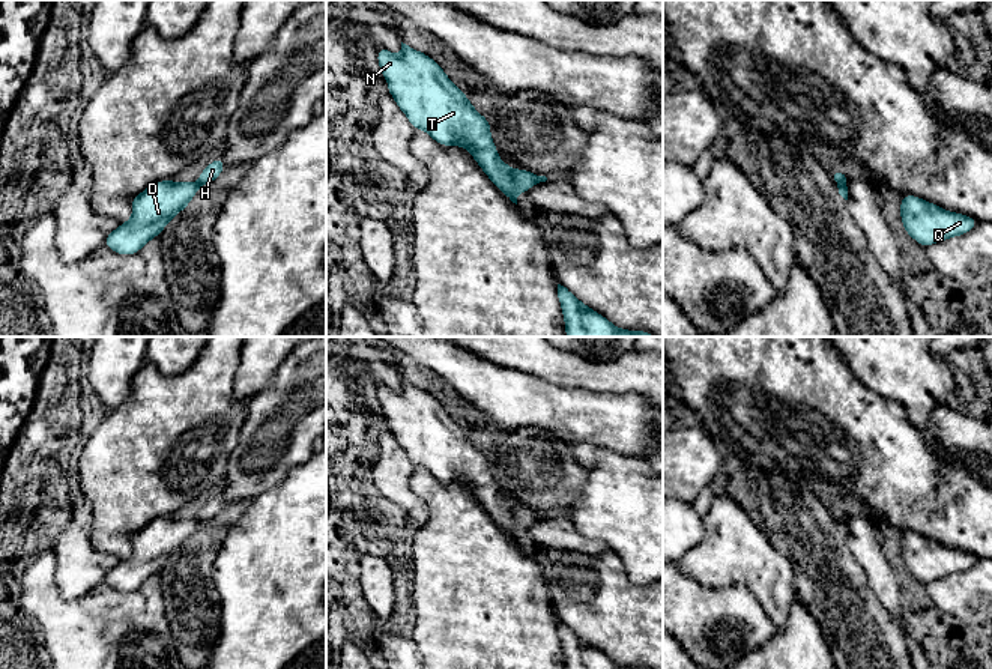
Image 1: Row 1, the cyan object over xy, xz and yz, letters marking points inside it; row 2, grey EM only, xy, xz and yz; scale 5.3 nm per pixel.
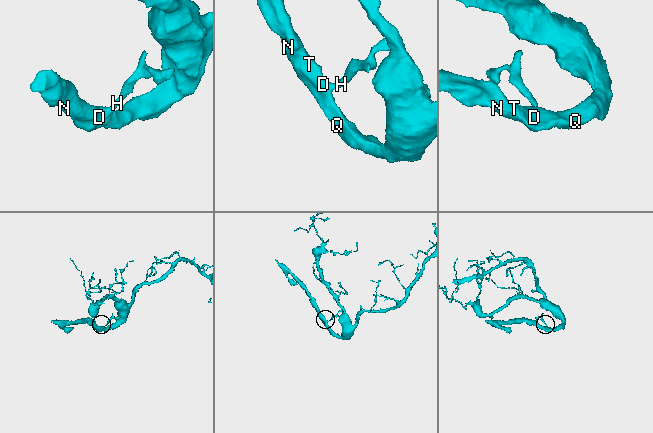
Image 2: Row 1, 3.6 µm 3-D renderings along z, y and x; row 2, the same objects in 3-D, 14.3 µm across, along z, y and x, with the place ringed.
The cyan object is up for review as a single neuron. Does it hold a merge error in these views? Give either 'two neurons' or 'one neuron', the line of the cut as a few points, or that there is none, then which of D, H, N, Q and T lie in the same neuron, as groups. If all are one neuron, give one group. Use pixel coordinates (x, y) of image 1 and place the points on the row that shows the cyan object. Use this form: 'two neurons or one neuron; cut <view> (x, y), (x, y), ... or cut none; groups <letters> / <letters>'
two neurons; cut yz (845, 181), (837, 185); groups D N Q T / H

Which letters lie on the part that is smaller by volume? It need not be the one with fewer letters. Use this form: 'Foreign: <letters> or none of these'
Foreign: H

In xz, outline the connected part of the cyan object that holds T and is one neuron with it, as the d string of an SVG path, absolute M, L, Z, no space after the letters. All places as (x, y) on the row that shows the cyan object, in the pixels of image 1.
M401 42L401 54L395 56L377 47L377 63L388 81L388 92L407 116L413 129L425 131L440 146L461 146L469 150L487 177L517 204L519 194L540 183L540 176L525 168L516 170L499 159L490 135L491 122L479 114L467 96L448 78L445 71L427 54Z

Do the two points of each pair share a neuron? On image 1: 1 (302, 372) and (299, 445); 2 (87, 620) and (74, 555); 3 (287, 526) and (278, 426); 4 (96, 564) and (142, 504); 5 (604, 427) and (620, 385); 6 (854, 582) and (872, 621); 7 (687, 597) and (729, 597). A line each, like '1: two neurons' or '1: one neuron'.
1: one neuron
2: two neurons
3: two neurons
4: two neurons
5: two neurons
6: one neuron
7: one neuron

